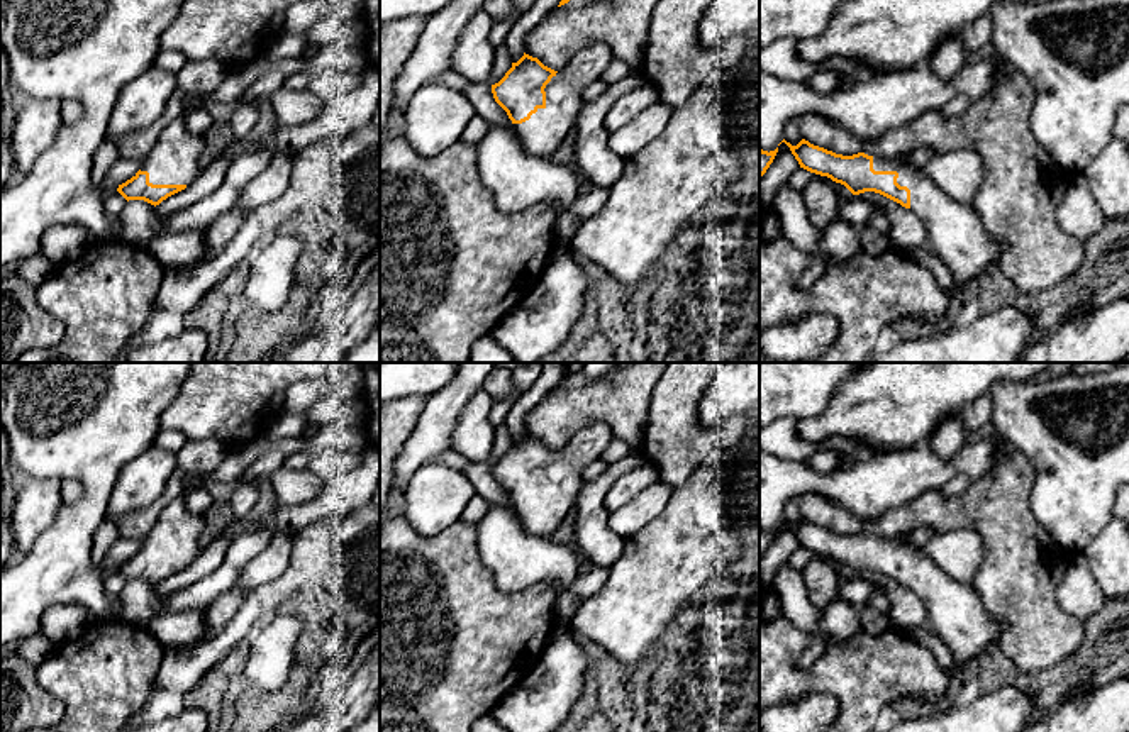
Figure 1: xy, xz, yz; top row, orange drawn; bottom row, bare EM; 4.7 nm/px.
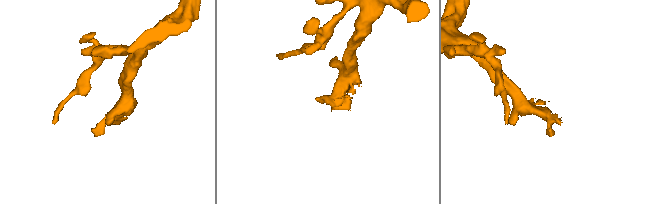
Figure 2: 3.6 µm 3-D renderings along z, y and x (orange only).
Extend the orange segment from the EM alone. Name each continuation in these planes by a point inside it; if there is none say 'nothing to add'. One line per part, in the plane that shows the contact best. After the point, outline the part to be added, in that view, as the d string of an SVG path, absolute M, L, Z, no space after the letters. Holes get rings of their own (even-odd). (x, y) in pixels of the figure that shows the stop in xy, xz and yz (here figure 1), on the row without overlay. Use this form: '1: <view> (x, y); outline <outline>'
1: yz (956, 614); outline M873 535L875 551L897 551L897 563L910 569L910 590L926 605L927 625L953 651L956 663L976 659L990 647L998 646L1005 624L992 618L973 585L961 585L949 574L943 573L922 549L910 544L909 535L876 537Z

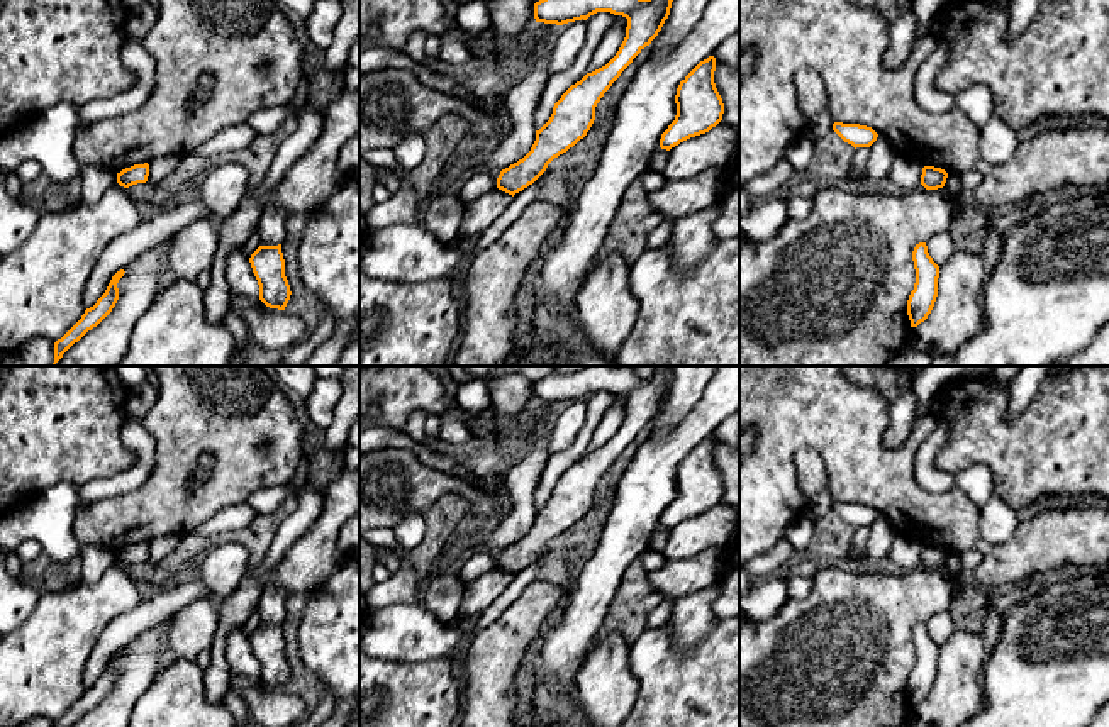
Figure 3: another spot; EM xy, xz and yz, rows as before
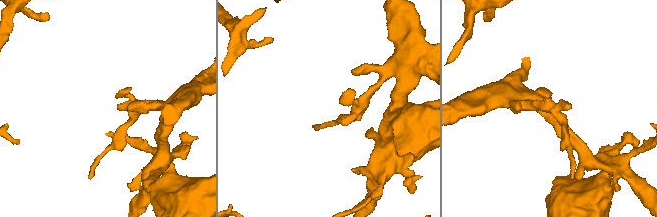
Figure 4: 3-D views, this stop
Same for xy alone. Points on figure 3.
nothing to add

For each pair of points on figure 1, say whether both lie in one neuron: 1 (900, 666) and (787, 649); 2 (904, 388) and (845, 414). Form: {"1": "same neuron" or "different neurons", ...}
{"1": "same neuron", "2": "same neuron"}

